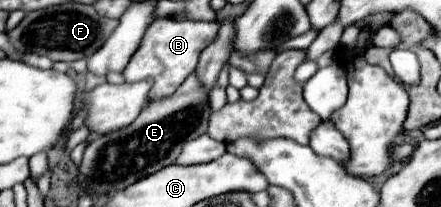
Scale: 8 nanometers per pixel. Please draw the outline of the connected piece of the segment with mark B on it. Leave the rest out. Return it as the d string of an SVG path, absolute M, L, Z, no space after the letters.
M157 19L149 25L137 53L133 53L129 65L123 71L127 83L137 83L143 79L153 79L153 87L149 91L149 101L159 97L169 97L177 91L177 87L195 71L199 53L215 39L219 23L205 23L205 21L171 21L171 19Z

